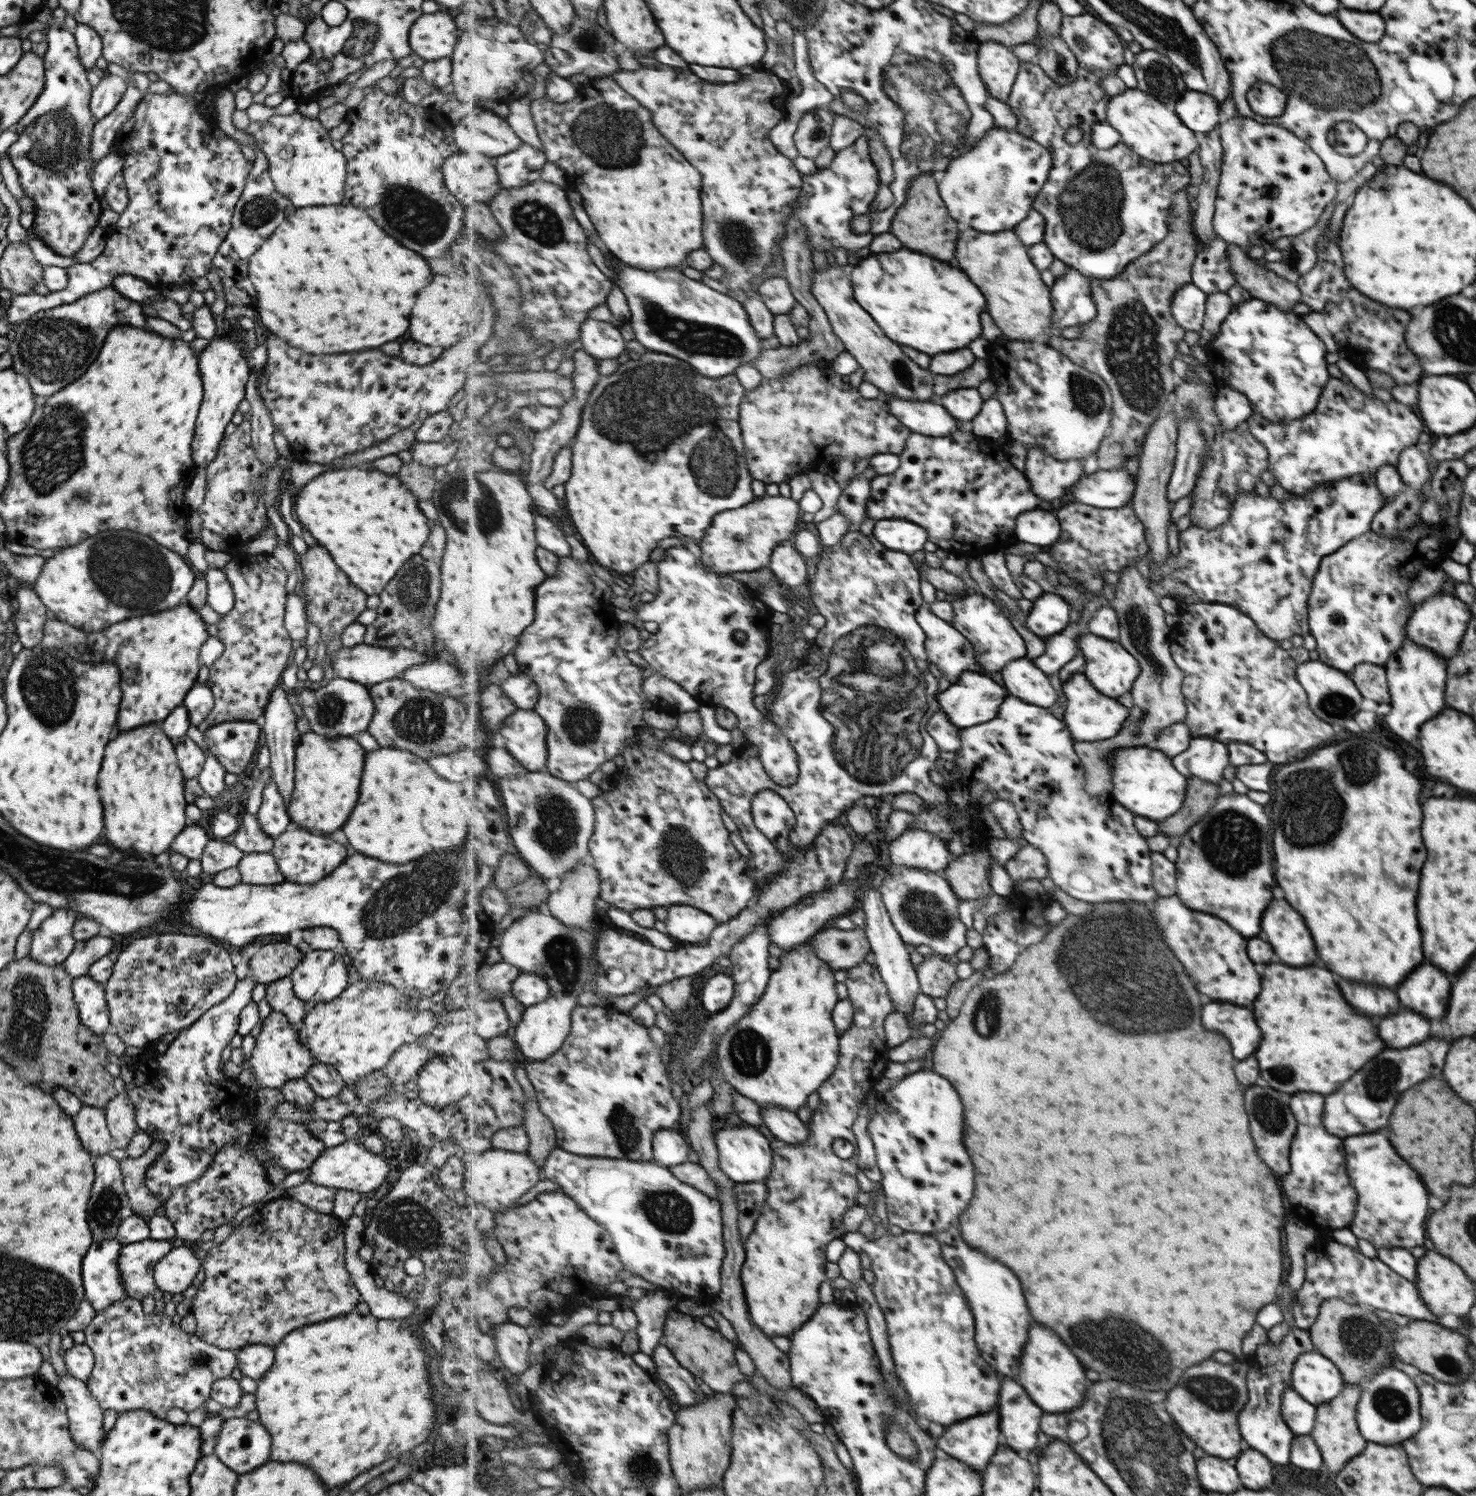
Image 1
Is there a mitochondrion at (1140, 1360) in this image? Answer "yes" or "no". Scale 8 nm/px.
yes

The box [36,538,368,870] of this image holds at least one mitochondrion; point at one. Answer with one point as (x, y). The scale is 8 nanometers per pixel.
(331, 711)

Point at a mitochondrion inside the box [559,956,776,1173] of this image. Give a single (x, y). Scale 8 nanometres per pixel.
(749, 1052)

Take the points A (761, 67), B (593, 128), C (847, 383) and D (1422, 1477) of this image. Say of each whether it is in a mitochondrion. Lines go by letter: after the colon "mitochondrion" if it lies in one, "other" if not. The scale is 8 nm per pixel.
A: other
B: mitochondrion
C: other
D: other

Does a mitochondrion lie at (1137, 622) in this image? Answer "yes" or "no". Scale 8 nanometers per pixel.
yes

